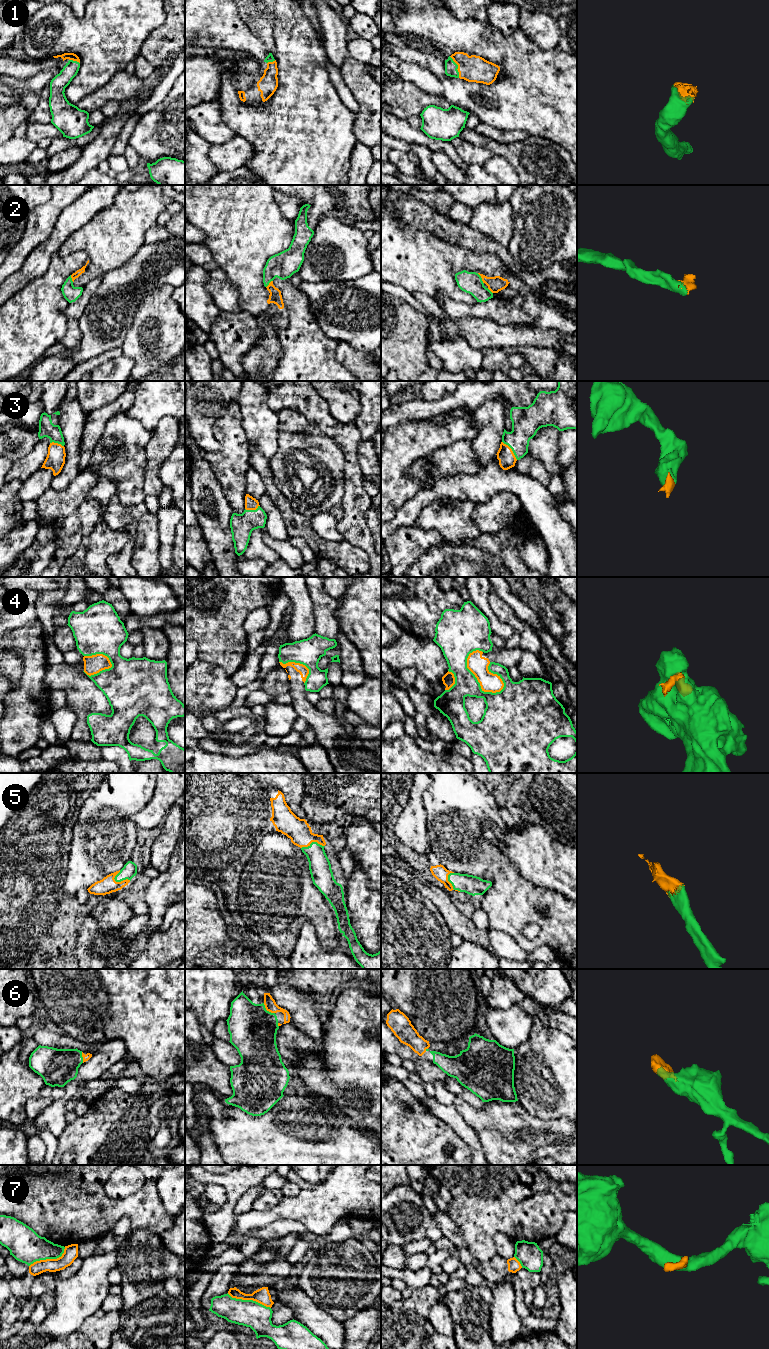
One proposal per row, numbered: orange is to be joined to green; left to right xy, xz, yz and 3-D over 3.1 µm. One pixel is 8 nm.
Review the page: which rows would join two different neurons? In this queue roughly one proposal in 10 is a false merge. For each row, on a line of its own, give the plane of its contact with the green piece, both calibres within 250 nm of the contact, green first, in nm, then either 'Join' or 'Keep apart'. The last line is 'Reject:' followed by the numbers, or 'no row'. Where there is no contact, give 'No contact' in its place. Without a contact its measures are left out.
1: Touches green in yz. Thickness 100 nm (green) against 220 nm. Join
2: Touches green in yz. Thickness 180 nm (green) against 130 nm. Join
3: Touches green in yz. Thickness 220 nm (green) against 140 nm. Join
4: Touches green in yz. Thickness 190 nm (green) against 160 nm. Keep apart
5: Touches green in xy. Thickness 120 nm (green) against 140 nm. Join
6: Touches green in xz. Thickness 380 nm (green) against 90 nm. Join
7: Touches green in xz. Thickness 220 nm (green) against 120 nm. Keep apart
Reject: 4, 7

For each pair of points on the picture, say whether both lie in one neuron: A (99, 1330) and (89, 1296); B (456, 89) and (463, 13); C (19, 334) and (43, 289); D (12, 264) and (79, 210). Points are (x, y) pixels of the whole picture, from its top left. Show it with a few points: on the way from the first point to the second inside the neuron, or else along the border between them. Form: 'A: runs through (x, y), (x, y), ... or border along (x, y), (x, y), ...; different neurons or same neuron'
A: border along (93, 1314), (88, 1316), (75, 1330); different neurons
B: border along (450, 10), (460, 19), (474, 19), (485, 22); different neurons
C: runs through (28, 323), (34, 317), (41, 300); same neuron
D: border along (62, 212), (52, 232), (34, 249); different neurons

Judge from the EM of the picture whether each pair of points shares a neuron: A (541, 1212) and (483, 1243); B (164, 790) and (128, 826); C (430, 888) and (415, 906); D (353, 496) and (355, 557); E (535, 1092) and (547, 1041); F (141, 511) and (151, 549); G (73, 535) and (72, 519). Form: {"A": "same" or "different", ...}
{"A": "same", "B": "different", "C": "different", "D": "different", "E": "same", "F": "same", "G": "same"}

